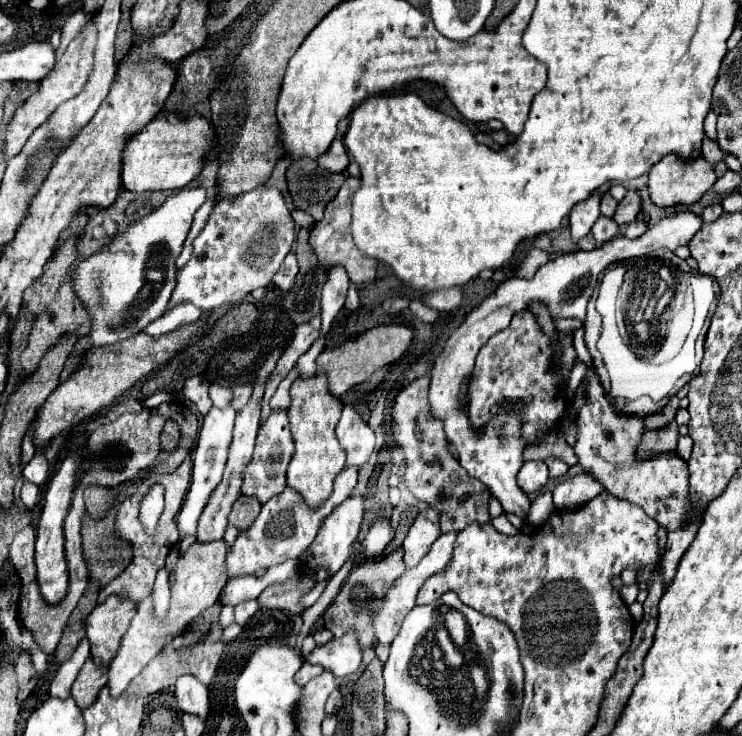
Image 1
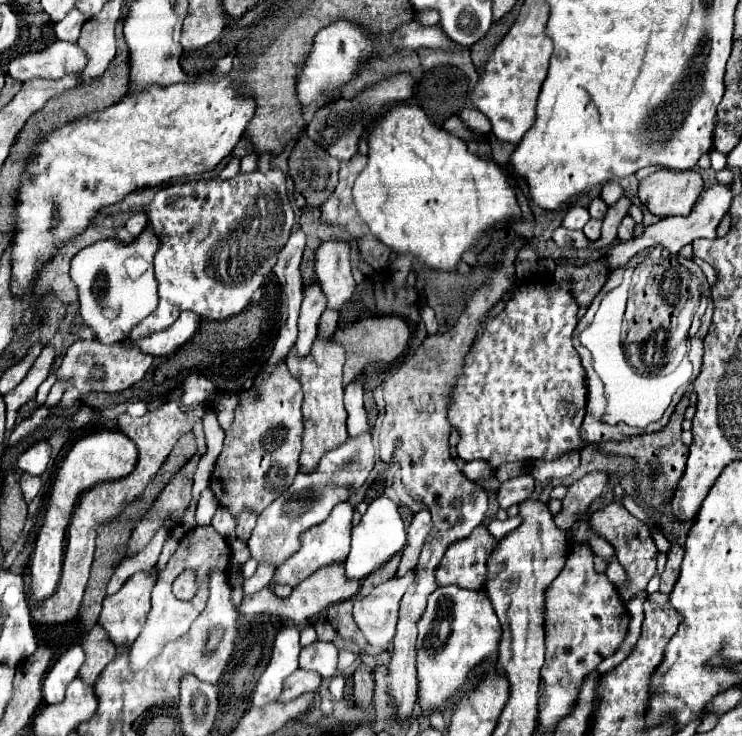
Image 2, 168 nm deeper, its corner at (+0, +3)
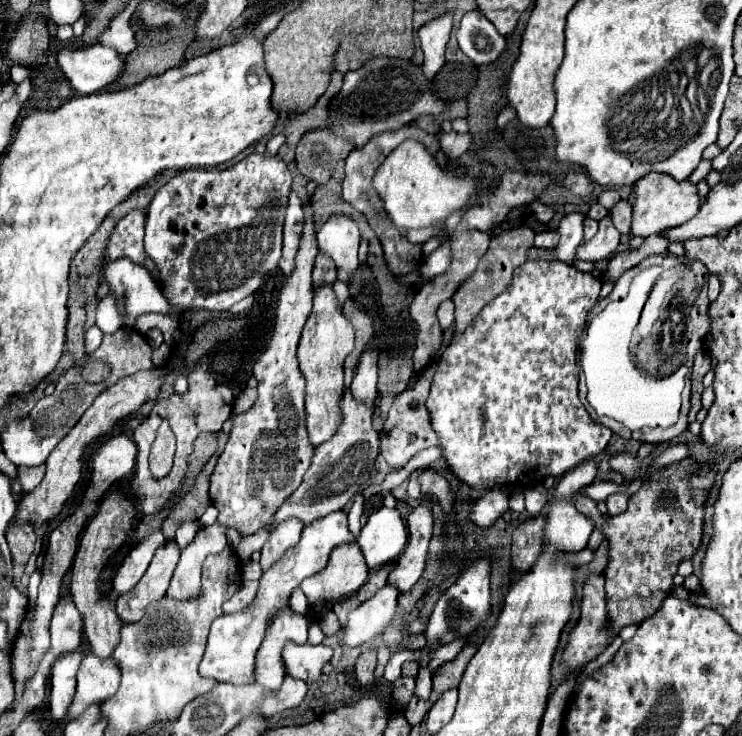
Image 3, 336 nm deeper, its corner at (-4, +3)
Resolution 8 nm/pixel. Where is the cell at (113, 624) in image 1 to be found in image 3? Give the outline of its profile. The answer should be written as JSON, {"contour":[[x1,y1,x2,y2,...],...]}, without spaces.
{"contour":[[168,540,168,544,160,548,160,552,156,552,146,574,136,584,136,588,118,596,116,614,124,624,140,622,146,608,156,604,166,594,172,572,178,564,178,556,180,556,180,550,176,542]]}

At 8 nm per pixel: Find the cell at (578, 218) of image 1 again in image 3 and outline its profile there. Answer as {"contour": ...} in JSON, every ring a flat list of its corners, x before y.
{"contour":[[572,212,560,220,560,228,558,228,560,242,556,246,554,260,562,260,566,264,574,260,574,252,582,244,582,236,584,236,584,218,586,216,580,212]]}

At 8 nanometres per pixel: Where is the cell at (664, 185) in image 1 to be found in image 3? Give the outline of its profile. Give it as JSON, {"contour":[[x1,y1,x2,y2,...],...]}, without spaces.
{"contour":[[648,172,638,180,636,202,634,202,634,218,632,218,632,234,634,236,650,236,658,234,666,228,680,226,694,218,700,210,700,196,692,182,676,182,672,176,664,172]]}

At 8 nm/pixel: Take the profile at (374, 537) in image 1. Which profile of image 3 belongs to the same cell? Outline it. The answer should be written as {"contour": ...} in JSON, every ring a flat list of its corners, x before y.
{"contour":[[378,508,368,516,358,536,358,546,366,558,370,570,376,570,392,560,396,560,408,540,406,524,396,508]]}

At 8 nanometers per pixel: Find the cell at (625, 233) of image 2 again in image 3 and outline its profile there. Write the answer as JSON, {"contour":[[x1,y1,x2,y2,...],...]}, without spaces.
{"contour":[[620,200,612,210,610,210,612,222,618,228,620,234,630,234,630,224,632,224,632,206,626,200]]}

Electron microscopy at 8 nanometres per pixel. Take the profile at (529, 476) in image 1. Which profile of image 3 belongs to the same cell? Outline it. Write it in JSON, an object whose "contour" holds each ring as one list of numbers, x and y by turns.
{"contour":[[502,490,486,492,474,506,472,506,472,522,478,526,490,526,496,518,500,518,508,510,510,496]]}

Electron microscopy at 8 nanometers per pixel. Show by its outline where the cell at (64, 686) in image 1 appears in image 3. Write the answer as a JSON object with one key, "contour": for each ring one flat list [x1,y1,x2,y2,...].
{"contour":[[80,652,64,654,56,660,50,674,50,712,56,720,64,720,64,708,72,702,76,688,76,672,82,662]]}

